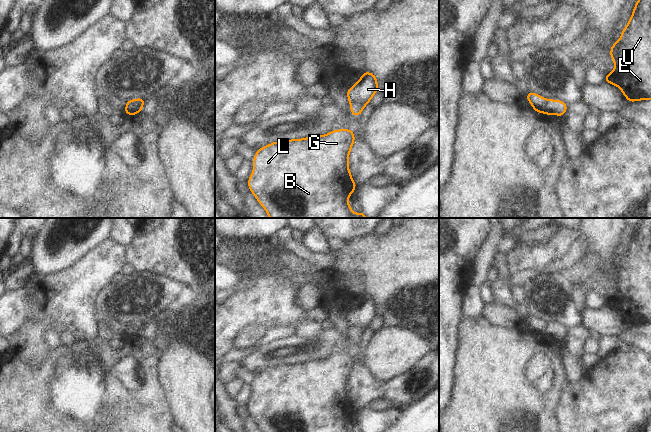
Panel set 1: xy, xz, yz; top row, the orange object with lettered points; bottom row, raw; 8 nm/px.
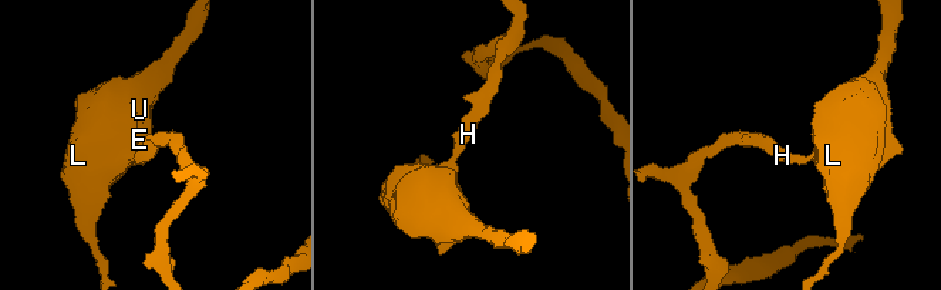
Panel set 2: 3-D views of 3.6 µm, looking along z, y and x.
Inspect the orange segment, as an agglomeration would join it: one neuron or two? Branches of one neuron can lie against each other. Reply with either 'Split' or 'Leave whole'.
Split.

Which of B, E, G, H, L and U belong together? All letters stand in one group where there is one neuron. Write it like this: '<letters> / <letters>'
B E G L U / H

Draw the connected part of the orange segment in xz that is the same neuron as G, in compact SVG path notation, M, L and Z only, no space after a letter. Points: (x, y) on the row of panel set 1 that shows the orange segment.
M343 129L324 136L281 140L259 148L253 158L254 170L248 180L250 191L270 218L367 218L363 212L354 215L347 203L357 186L348 168L348 156L354 141L354 133L350 129Z

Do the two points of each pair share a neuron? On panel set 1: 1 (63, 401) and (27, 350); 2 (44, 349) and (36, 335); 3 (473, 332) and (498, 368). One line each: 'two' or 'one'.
1: two
2: one
3: one

